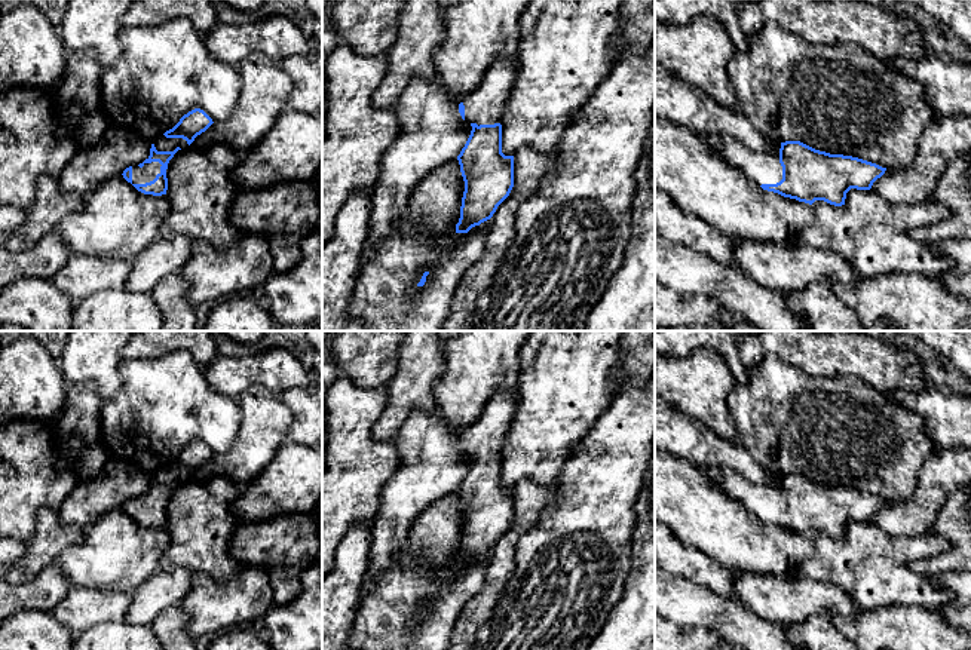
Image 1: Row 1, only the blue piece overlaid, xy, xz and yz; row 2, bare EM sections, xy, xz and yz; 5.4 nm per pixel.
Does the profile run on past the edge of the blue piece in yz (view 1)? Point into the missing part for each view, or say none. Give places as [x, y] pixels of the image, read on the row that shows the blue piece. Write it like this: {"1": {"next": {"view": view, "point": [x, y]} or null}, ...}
{"1": {"next": {"view": "yz", "point": [763, 168]}}}

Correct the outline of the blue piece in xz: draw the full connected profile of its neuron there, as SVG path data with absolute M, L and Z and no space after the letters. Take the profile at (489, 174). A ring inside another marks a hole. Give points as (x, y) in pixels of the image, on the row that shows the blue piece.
M497 56L481 83L459 104L472 131L457 156L465 191L456 233L468 233L490 220L514 187L514 156L502 153L500 119L517 73L517 56Z

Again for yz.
M704 137L707 145L739 172L759 184L763 190L778 193L784 197L796 199L812 205L824 200L834 206L845 205L846 193L851 188L870 190L873 183L880 178L886 168L876 163L843 154L830 154L815 150L800 141L781 142L778 153L768 150L756 153L739 144L732 137Z

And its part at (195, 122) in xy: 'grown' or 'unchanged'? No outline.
grown

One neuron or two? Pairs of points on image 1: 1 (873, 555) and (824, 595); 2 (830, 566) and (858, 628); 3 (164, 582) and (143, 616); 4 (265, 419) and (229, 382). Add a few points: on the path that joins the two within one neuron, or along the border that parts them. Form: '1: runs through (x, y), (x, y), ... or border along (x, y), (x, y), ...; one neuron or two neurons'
1: border along (801, 576), (833, 583), (860, 609); two neurons
2: border along (894, 604), (860, 610); two neurons
3: runs through (159, 591), (144, 607); one neuron
4: border along (278, 394), (262, 385), (251, 385), (236, 398); two neurons

